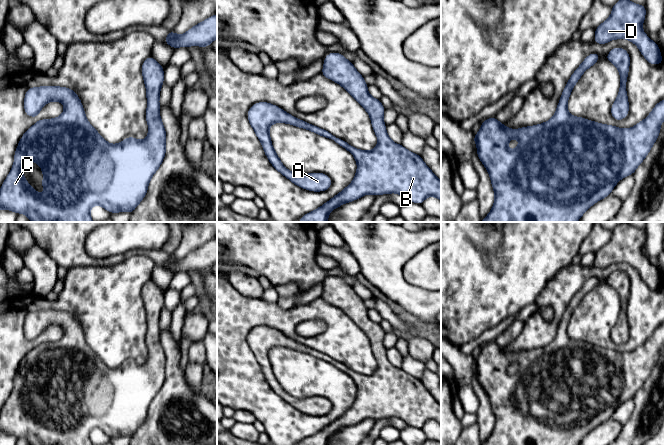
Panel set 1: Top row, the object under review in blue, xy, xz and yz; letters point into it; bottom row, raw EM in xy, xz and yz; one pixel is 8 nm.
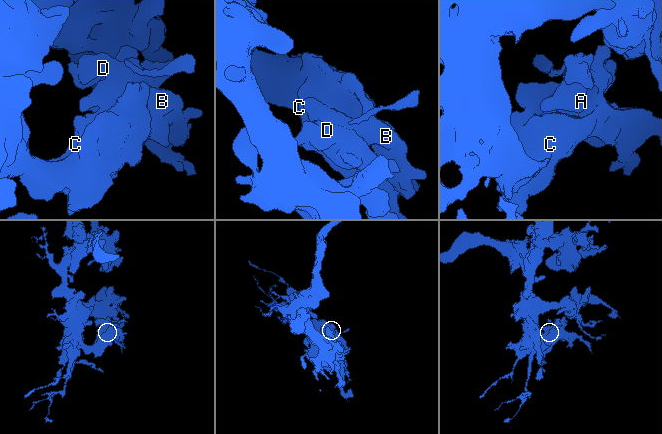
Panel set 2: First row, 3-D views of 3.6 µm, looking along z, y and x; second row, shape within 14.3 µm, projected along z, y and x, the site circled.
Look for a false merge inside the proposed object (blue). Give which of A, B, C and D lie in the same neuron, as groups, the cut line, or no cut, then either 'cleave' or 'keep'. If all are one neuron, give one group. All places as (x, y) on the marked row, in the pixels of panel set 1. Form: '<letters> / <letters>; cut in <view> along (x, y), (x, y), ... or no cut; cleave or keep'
A B C D; no cut; keep

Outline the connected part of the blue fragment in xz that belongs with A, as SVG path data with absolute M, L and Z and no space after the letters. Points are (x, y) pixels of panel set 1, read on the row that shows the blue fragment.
M328 53L321 74L342 86L366 110L378 140L373 150L357 149L327 130L295 118L268 102L257 102L247 112L248 121L271 165L300 188L313 192L326 191L331 187L332 180L324 173L299 175L287 169L272 146L269 134L272 124L290 124L333 140L356 160L357 170L352 182L321 207L303 215L298 222L328 222L332 210L368 194L378 196L397 193L408 201L421 205L430 196L441 201L441 180L420 155L390 139L383 120L386 109L380 99L368 93L368 85L353 63L340 53Z

